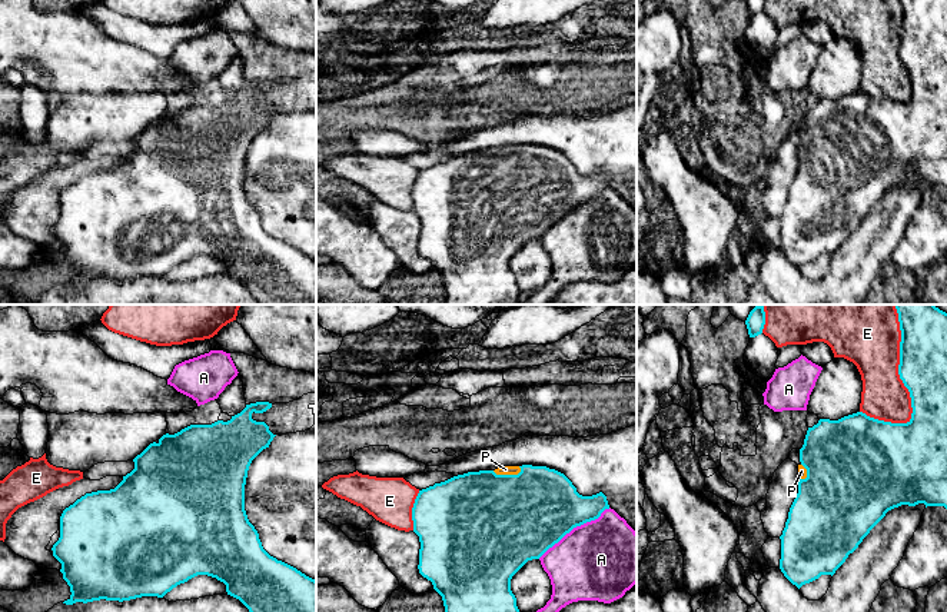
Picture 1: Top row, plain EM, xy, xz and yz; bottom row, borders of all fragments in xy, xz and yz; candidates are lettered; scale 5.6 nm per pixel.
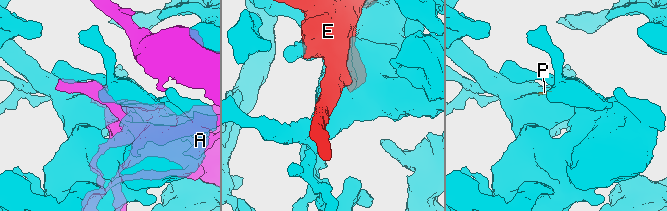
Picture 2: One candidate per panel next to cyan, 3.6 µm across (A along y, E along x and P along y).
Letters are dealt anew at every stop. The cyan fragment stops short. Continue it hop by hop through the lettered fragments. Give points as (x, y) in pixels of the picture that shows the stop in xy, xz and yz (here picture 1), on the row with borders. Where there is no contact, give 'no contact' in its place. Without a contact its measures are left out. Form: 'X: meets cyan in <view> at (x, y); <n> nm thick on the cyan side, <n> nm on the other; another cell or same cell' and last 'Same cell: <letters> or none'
A: meets cyan in xz at (574, 526); 440 nm thick on the cyan side, 460 nm on the other; another cell
E: meets cyan in yz at (899, 365); 280 nm thick on the cyan side, 360 nm on the other; another cell
P: meets cyan in xz at (507, 475); 500 nm thick on the cyan side, 50 nm on the other; same cell
Same cell: P

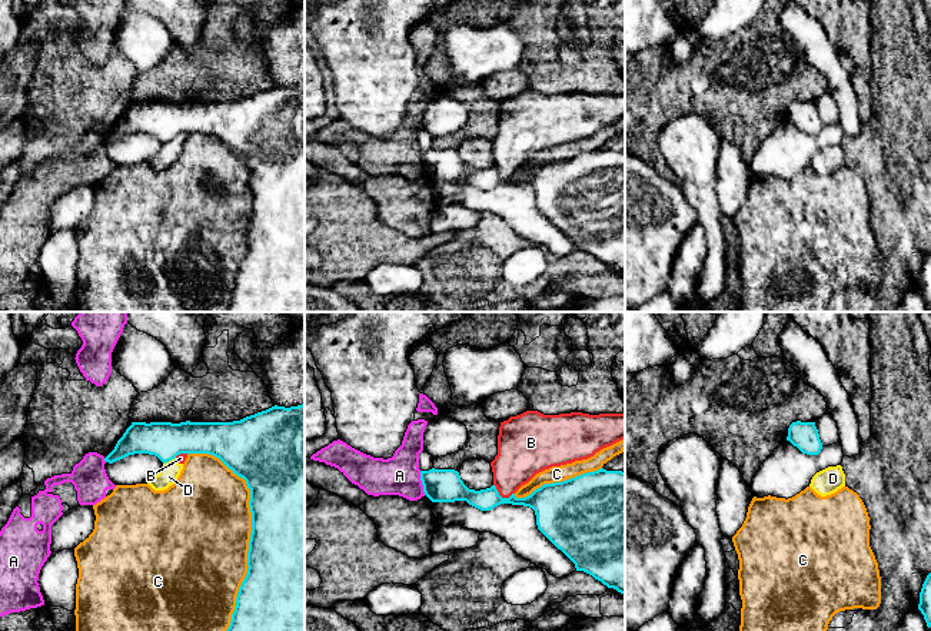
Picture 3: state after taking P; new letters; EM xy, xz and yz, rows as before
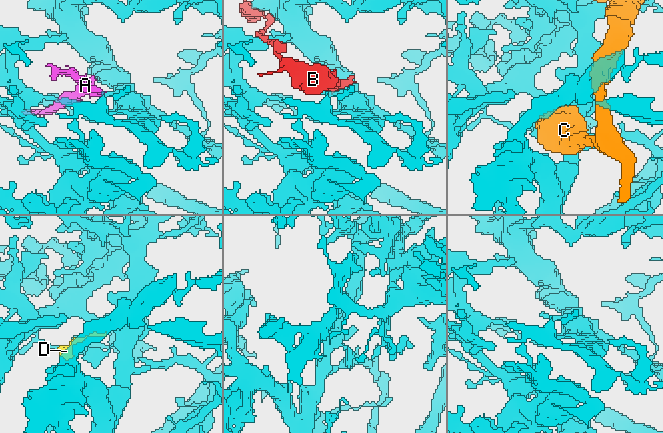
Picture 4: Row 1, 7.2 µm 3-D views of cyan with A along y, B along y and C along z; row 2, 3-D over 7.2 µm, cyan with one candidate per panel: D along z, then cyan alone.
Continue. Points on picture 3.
A: meets cyan in xz at (422, 482); 190 nm thick on the cyan side, 220 nm on the other; another cell
B: meets cyan in xz at (501, 497); 170 nm thick on the cyan side, 260 nm on the other; another cell
C: meets cyan in xy at (252, 528); 500 nm thick on the cyan side, 500 nm on the other; another cell
D: meets cyan in xy at (169, 460); 200 nm thick on the cyan side, 110 nm on the other; another cell
Same cell: none

